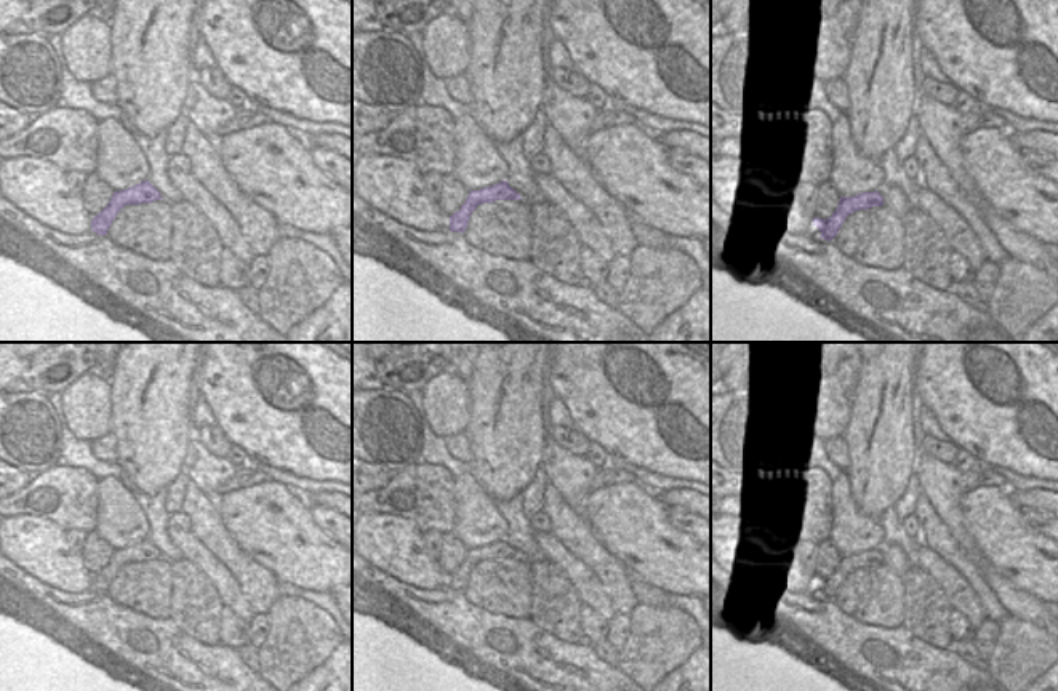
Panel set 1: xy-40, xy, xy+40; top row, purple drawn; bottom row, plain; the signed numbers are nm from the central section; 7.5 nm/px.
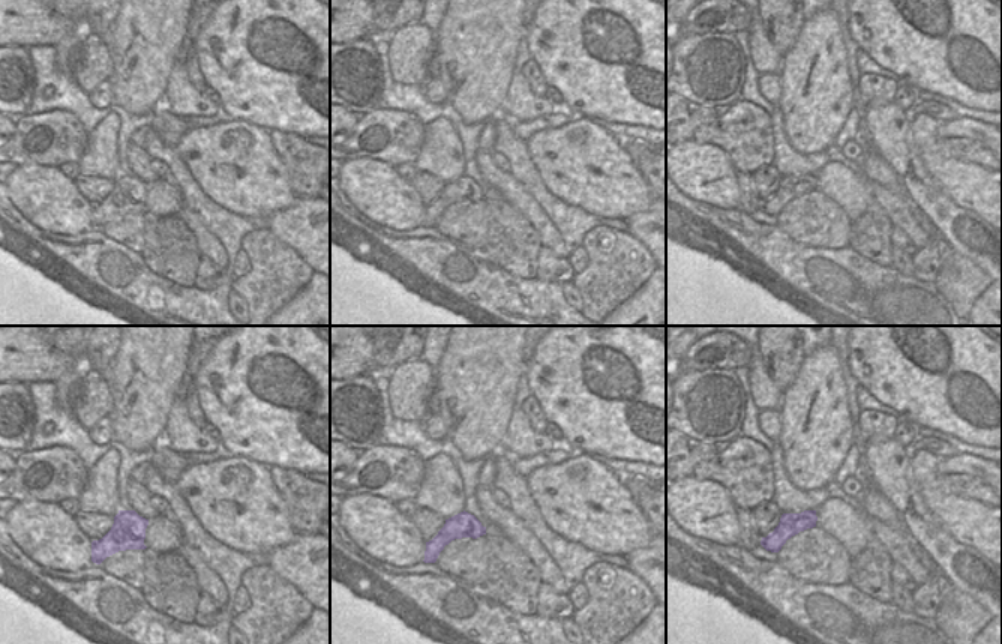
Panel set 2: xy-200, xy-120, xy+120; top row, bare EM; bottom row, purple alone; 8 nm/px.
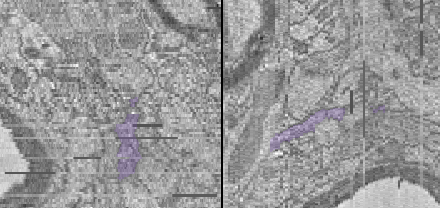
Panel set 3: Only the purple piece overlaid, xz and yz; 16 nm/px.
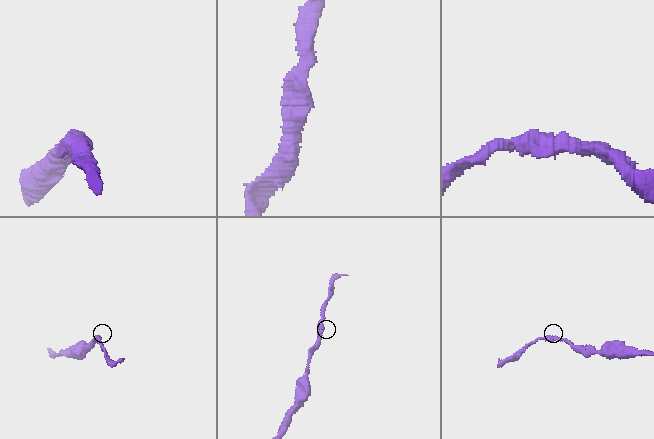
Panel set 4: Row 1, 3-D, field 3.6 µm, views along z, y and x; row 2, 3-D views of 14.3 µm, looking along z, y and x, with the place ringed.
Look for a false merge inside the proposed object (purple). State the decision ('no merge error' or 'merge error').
no merge error

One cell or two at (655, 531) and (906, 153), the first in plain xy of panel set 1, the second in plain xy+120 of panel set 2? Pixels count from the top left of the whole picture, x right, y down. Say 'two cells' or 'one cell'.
two cells

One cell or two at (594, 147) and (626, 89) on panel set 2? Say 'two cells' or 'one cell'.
two cells

